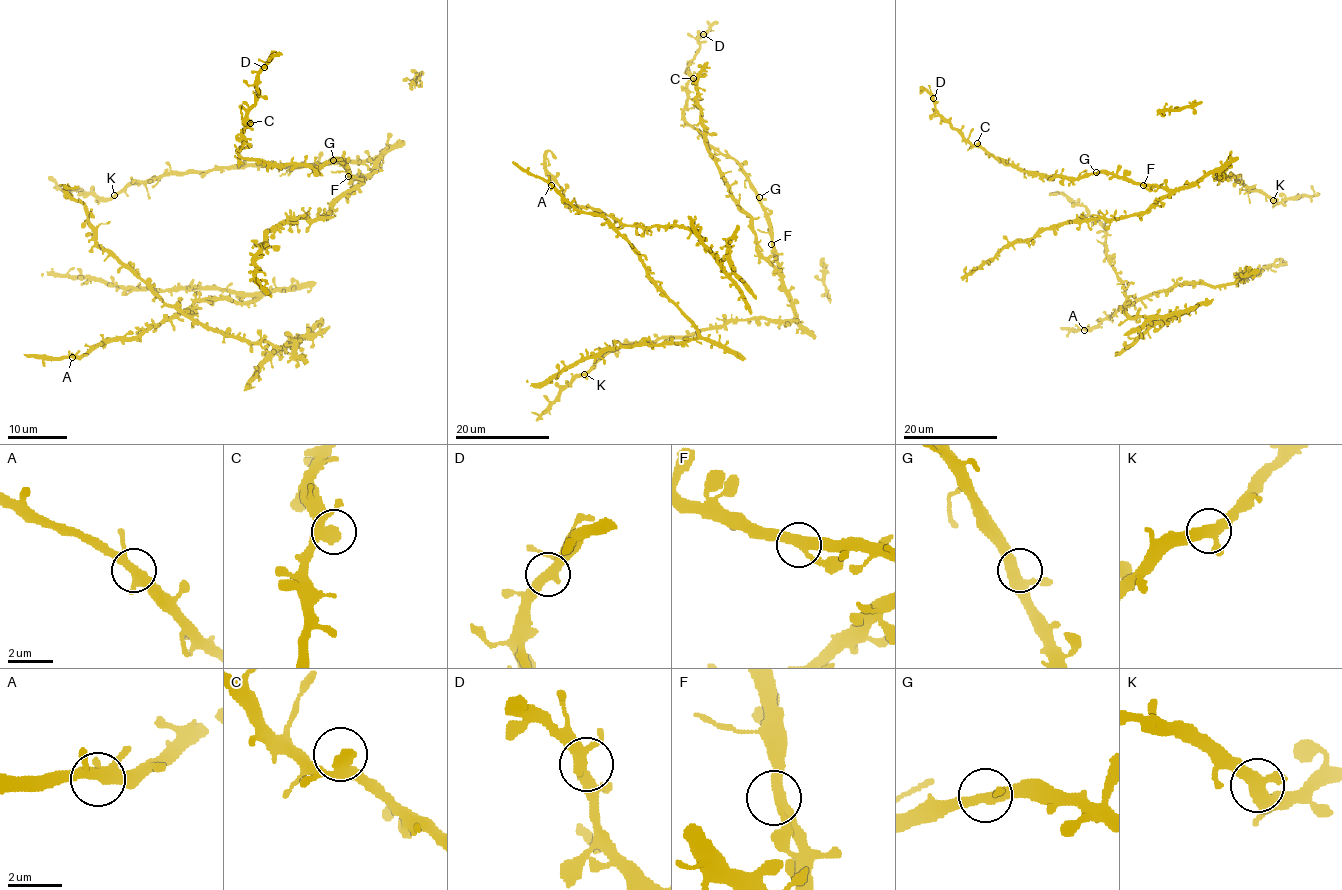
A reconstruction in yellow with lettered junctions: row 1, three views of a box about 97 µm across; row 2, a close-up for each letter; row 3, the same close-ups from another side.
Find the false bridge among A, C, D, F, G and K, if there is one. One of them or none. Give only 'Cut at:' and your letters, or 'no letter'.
Cut at: no letter

